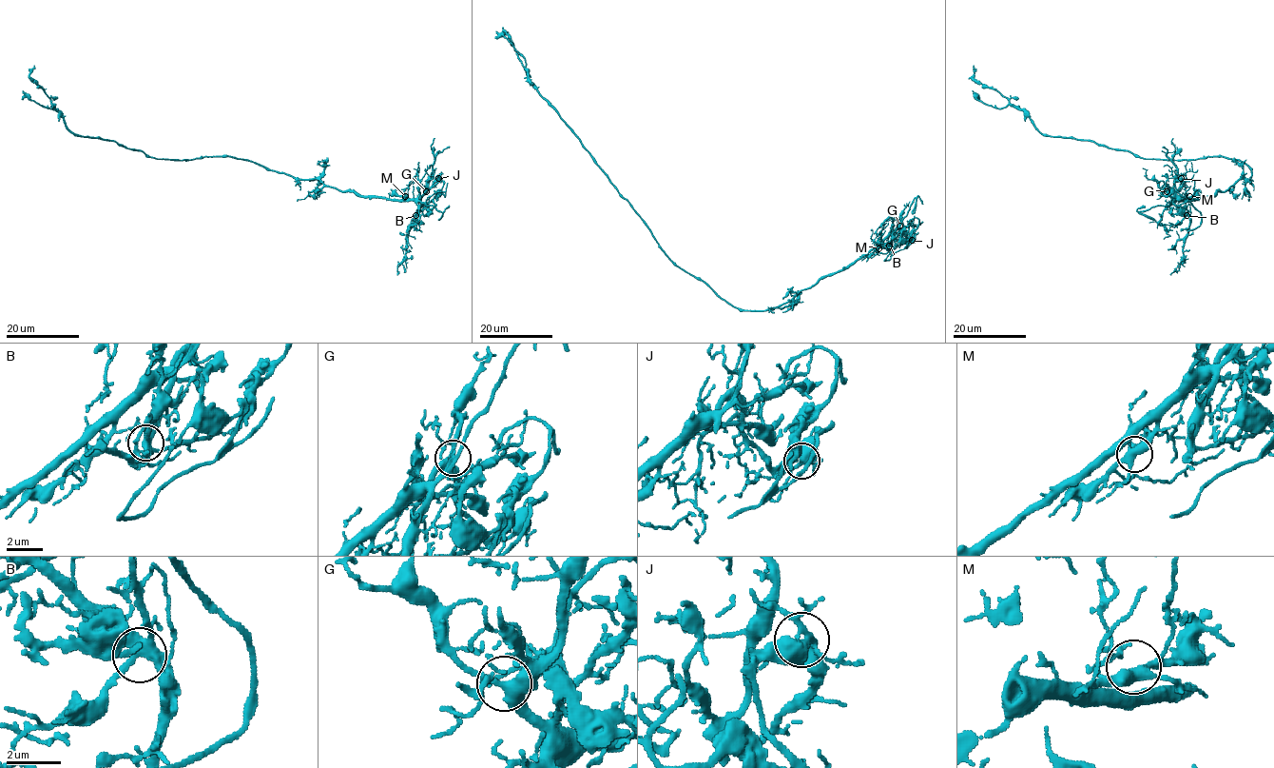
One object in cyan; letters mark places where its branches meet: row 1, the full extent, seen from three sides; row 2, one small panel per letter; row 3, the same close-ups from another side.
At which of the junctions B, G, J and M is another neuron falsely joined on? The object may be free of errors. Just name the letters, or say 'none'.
J

